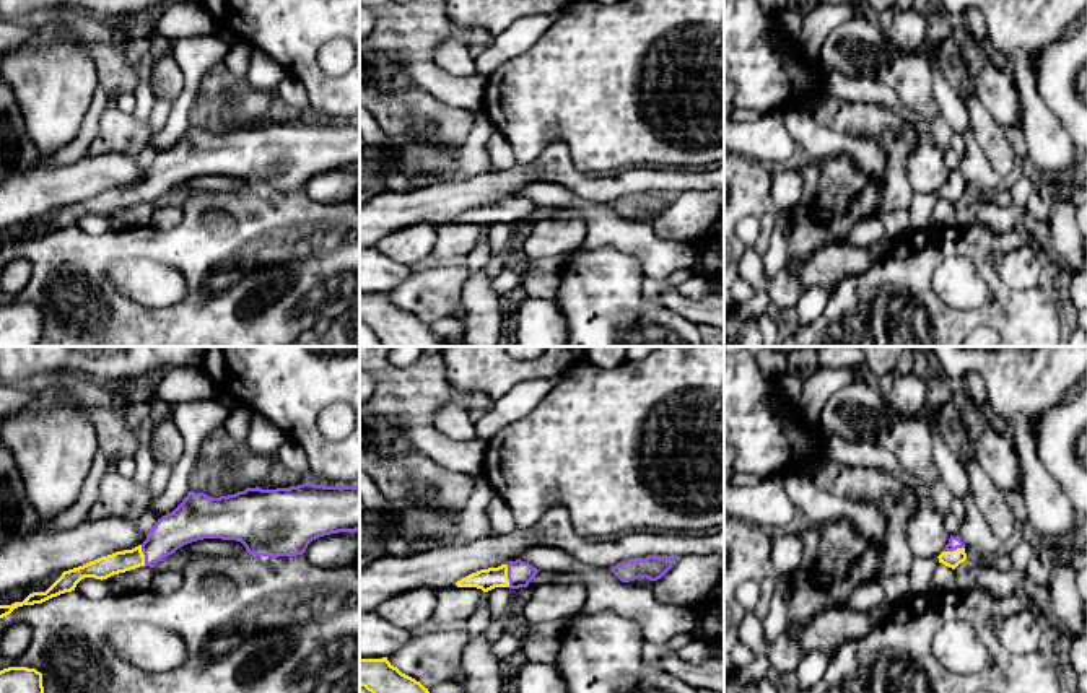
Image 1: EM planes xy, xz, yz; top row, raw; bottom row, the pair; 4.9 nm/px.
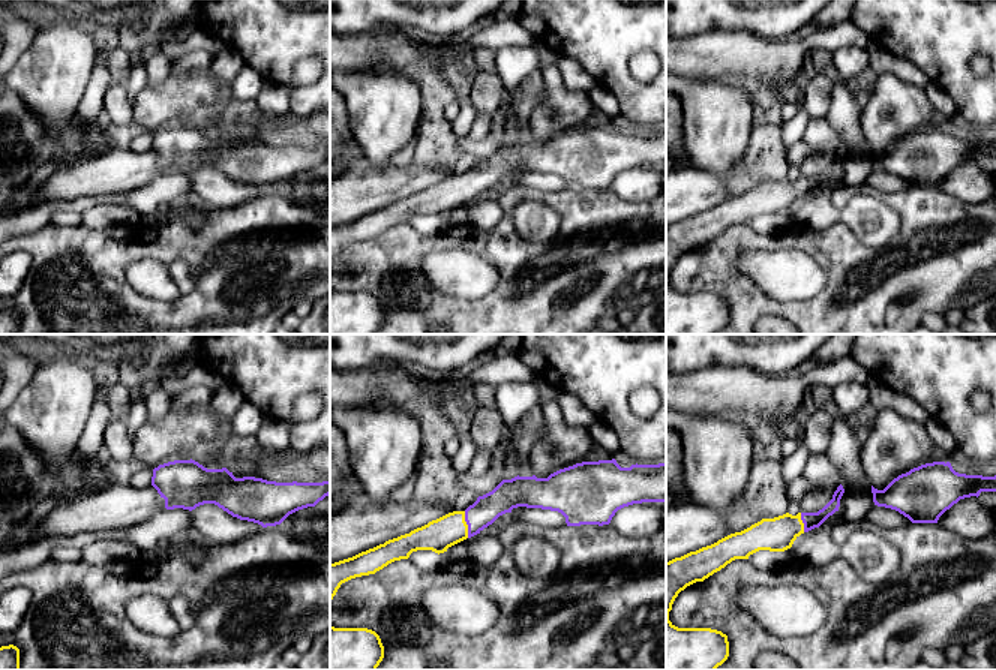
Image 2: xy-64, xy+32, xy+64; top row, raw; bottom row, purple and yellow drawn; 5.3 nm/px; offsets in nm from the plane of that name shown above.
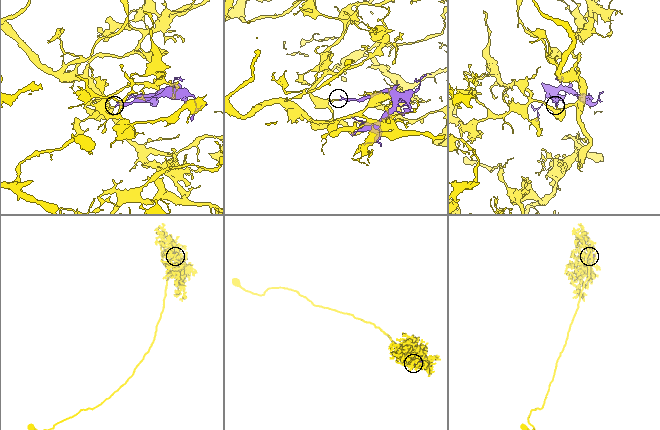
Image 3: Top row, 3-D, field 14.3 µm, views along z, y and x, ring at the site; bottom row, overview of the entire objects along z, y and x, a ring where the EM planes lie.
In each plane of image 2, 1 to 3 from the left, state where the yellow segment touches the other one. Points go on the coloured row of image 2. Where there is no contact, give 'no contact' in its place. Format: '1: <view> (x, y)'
1: no contact
2: xy+32 (467, 523)
3: xy+64 (803, 522)

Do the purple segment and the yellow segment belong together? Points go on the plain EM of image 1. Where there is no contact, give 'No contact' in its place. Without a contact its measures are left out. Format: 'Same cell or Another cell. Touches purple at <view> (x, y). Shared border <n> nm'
Same cell. Touches purple at xz (508, 212). Shared border 110 nm

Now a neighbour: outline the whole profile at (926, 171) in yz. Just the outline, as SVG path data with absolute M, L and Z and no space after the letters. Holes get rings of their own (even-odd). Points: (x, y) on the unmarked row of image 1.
M924 138L906 161L906 179L915 194L939 192L949 179L942 150Z

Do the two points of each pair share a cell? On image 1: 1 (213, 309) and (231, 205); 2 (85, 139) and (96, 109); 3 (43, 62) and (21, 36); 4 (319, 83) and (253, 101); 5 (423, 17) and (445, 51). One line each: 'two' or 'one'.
1: one
2: one
3: two
4: two
5: two

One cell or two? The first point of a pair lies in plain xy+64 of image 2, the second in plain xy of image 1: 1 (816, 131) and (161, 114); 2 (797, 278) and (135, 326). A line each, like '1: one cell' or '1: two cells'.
1: one cell
2: two cells

